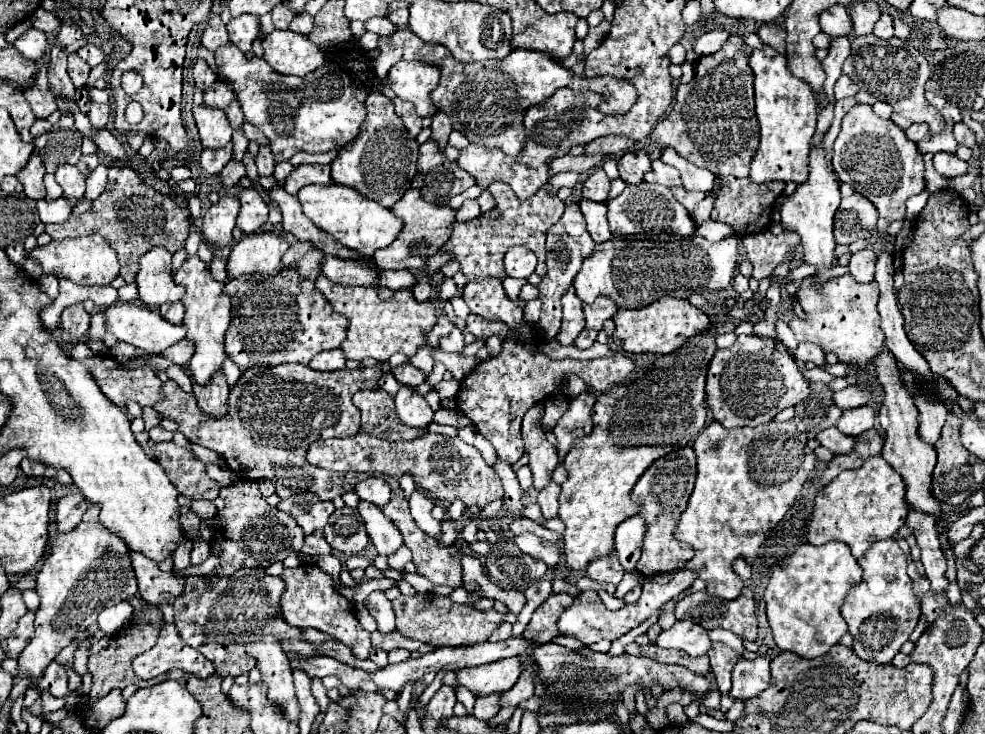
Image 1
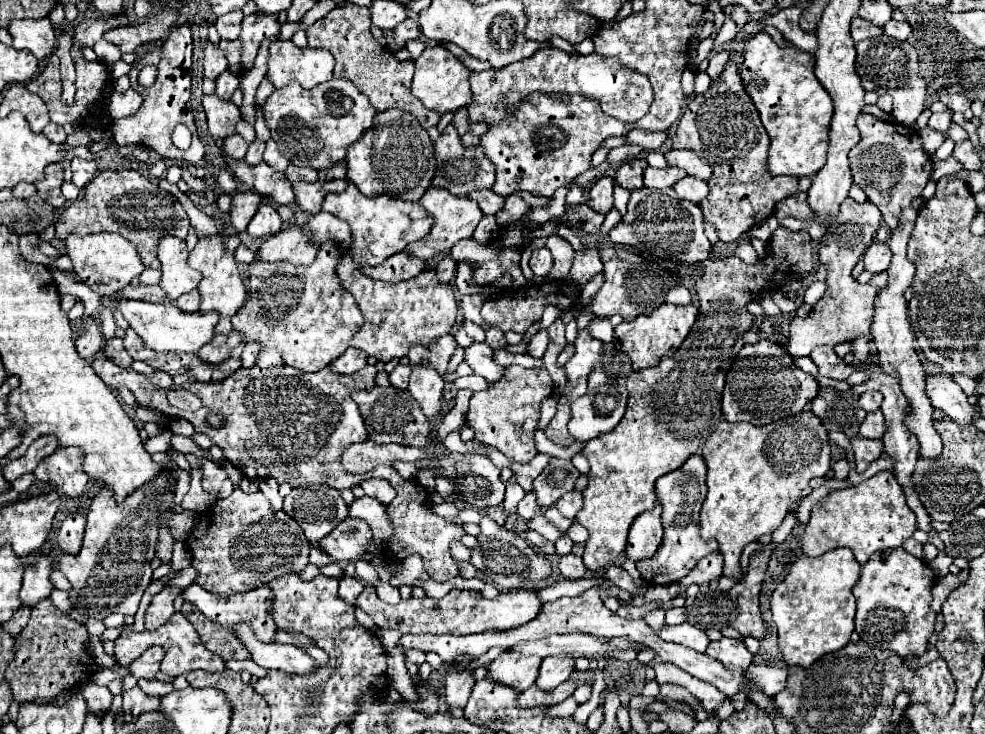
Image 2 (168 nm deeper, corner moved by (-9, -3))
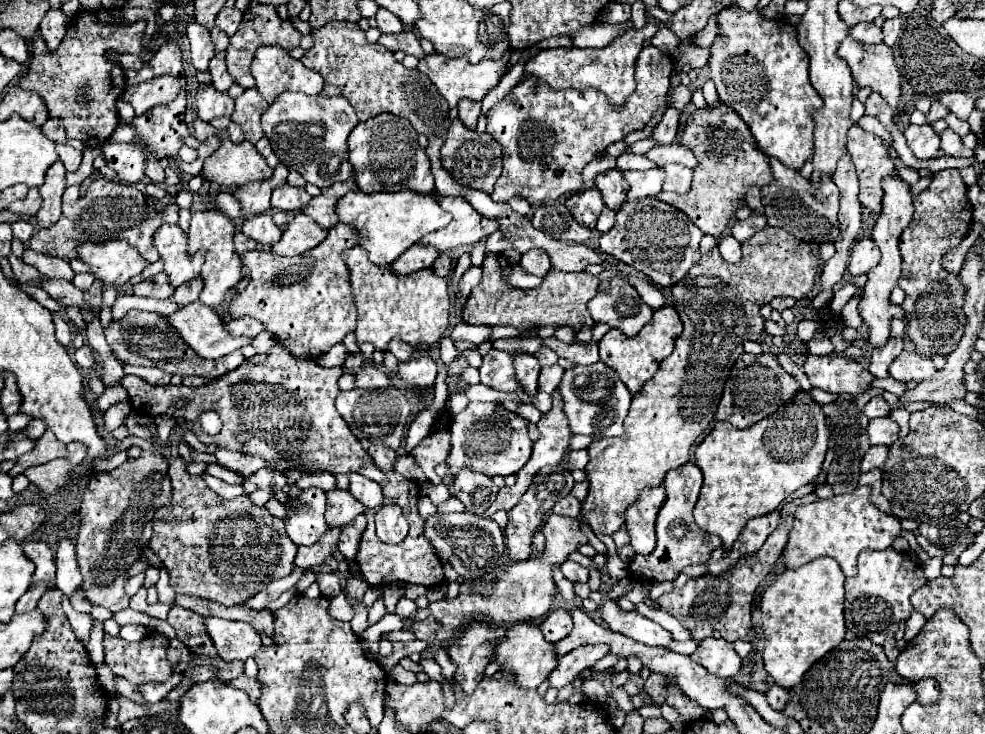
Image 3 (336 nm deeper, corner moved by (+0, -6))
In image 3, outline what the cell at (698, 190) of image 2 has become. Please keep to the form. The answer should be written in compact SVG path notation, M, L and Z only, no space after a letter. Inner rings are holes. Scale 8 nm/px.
M664 164L660 166L666 172L664 178L664 190L666 192L676 192L676 194L684 194L688 192L690 184L692 184L692 170L680 164Z

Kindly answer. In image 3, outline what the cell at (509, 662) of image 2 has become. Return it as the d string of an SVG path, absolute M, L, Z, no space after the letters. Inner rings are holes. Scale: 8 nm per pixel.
M522 622L516 624L514 628L510 628L506 632L506 640L502 640L498 644L496 650L496 662L502 662L504 670L510 670L516 674L516 684L522 688L538 688L548 674L556 668L558 662L558 654L556 654L556 646L552 642L546 642L538 624L532 622Z

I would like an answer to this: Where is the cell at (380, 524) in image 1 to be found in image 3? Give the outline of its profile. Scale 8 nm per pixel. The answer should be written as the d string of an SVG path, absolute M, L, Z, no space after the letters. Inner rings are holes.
M328 490L326 492L326 522L328 526L346 526L350 524L358 514L362 514L366 508L354 500L354 496L348 490Z

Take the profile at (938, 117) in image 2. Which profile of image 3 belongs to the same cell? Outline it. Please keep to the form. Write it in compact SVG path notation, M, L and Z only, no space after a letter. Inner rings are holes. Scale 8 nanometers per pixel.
M934 100L932 102L932 108L930 108L930 112L926 114L926 118L928 118L928 124L932 124L932 122L936 122L936 120L940 120L940 118L944 118L946 114L948 114L950 110L940 102L940 100Z

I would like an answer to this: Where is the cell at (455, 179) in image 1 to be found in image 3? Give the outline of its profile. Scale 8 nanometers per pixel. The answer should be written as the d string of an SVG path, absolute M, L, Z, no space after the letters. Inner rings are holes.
M456 118L448 130L448 138L442 148L442 164L458 184L492 194L494 184L502 172L502 154L502 146L488 132L476 132L472 128L466 128Z

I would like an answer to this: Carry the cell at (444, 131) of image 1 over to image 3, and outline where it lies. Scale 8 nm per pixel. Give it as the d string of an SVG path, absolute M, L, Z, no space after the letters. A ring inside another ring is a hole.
M460 100L458 118L464 122L464 126L476 128L476 120L480 116L480 108L482 108L482 102L478 102L478 100Z

